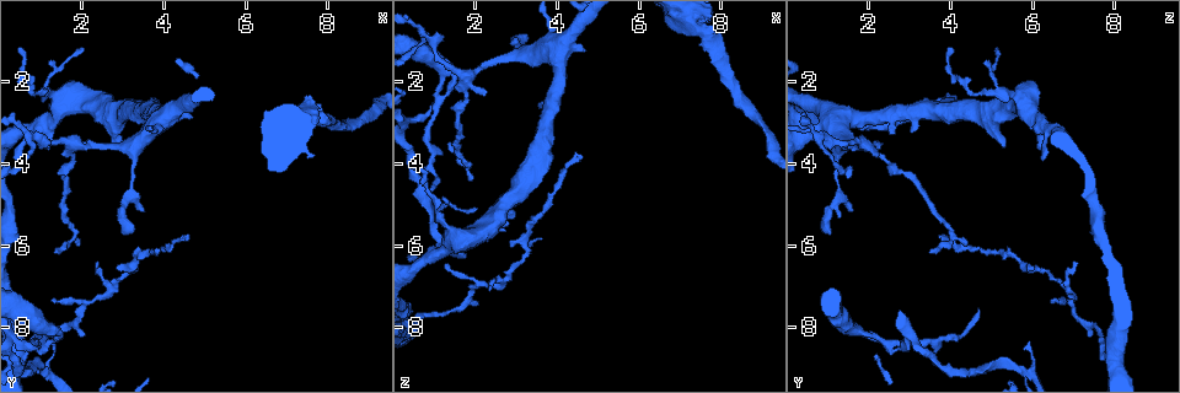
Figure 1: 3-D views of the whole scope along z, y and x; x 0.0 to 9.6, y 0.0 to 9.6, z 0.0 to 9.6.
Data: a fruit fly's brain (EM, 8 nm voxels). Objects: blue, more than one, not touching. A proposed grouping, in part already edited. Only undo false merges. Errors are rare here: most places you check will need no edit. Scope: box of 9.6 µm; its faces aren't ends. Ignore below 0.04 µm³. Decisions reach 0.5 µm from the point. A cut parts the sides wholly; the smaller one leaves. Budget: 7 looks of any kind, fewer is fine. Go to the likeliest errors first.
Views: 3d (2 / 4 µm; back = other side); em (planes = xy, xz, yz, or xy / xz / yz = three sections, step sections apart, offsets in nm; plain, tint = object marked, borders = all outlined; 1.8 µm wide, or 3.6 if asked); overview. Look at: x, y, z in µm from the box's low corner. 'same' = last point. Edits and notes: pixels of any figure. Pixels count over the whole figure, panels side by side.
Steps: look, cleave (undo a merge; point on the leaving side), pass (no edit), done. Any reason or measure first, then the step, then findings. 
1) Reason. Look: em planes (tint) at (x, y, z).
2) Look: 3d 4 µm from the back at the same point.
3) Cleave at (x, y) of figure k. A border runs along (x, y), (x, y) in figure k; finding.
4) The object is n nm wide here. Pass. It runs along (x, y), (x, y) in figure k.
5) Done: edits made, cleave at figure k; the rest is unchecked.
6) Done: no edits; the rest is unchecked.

Abrupt turn. Look: 3d 4 µm at (0.90, 3.45, 0.90).

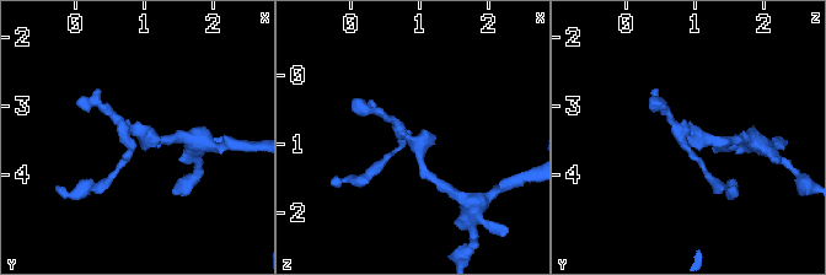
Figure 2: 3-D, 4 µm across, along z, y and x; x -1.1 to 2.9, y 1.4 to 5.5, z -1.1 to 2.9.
3 arms meet here; need the tissue. Look: em planes (tint) at (0.90, 3.35, 0.95).

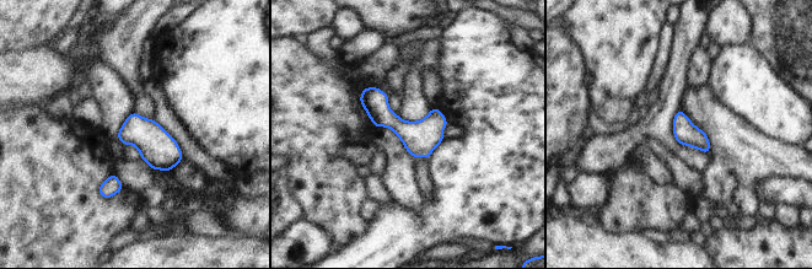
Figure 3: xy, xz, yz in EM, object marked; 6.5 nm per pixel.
Pass. It runs along (364, 95), (402, 129), (439, 139) in figure 3; continuous, no second neuron.

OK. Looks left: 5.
Sudden change in width. Look: em planes (tint) at (1.05, 8.40, 2.55).

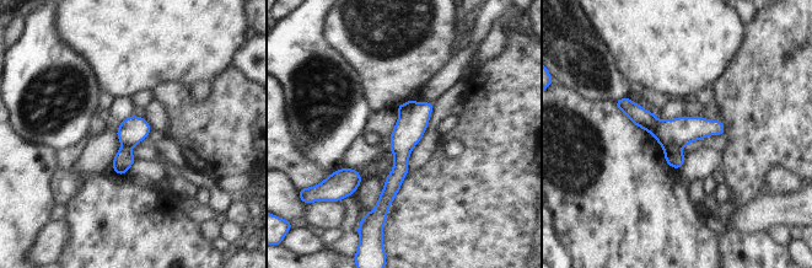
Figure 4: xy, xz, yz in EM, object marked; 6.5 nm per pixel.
Cleave at (673, 156) of figure 4. A border runs along (681, 146), (670, 144), (663, 149) in figure 4; two neurons meet here.

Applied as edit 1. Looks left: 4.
Redraw. Look: overview.

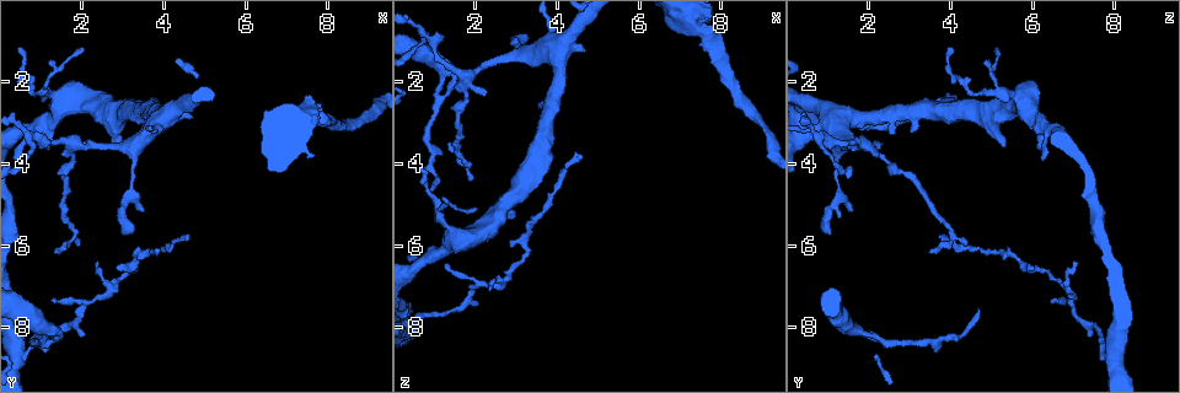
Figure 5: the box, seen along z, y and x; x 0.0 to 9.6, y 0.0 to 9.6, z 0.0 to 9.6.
Thick turns thin. Look: em yz step 4 (tint) at (3.25, 4.30, 1.15).

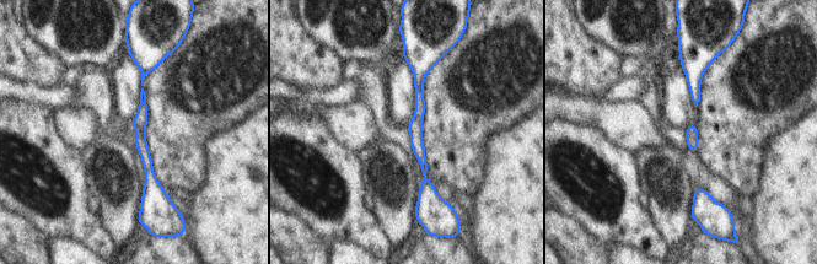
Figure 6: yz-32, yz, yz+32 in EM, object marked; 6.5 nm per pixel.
Look: em planes (tint) at the same point.

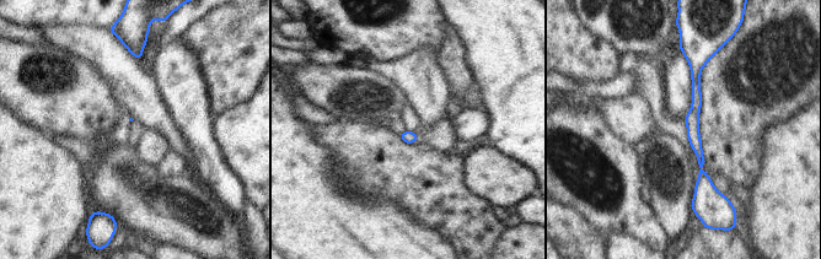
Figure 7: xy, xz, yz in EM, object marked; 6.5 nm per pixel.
The object is 20 nm wide here. Pass. Continuous, no second neuron.

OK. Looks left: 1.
Done: edits made, cleave at figure 4; the rest is unchecked.

